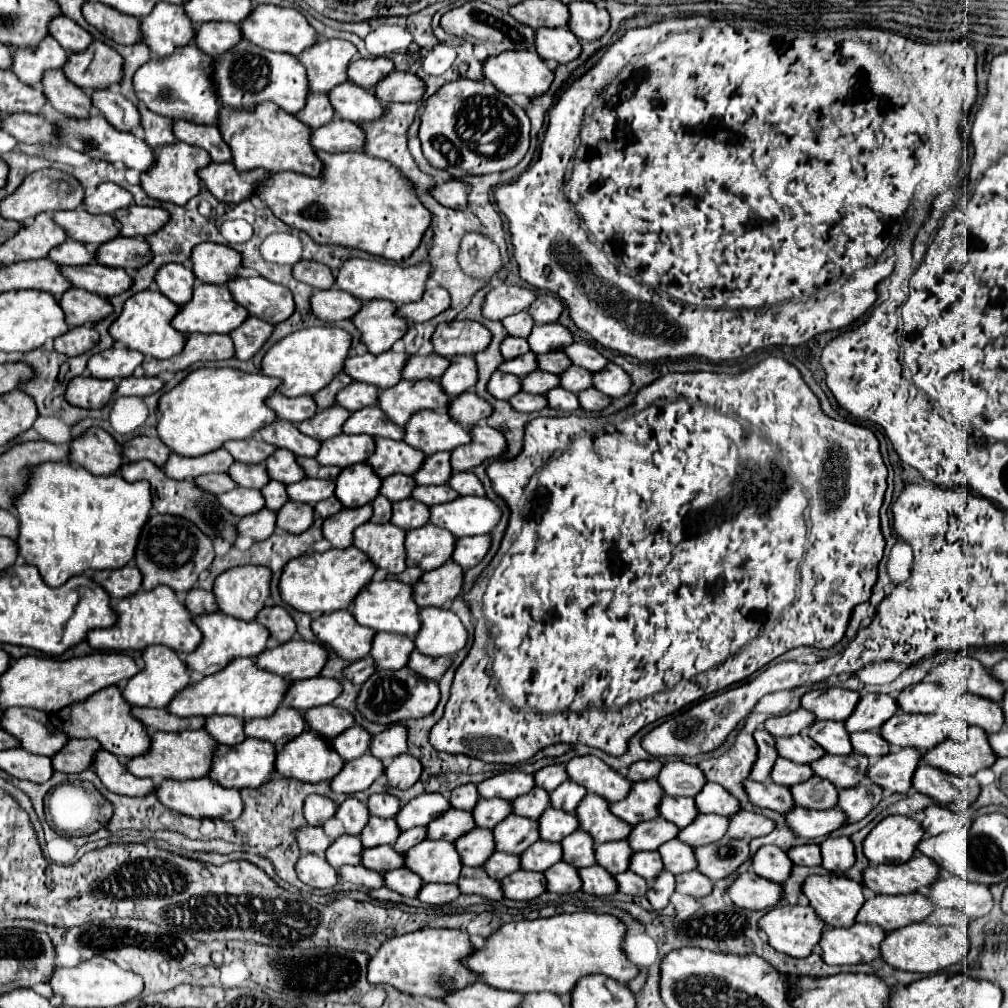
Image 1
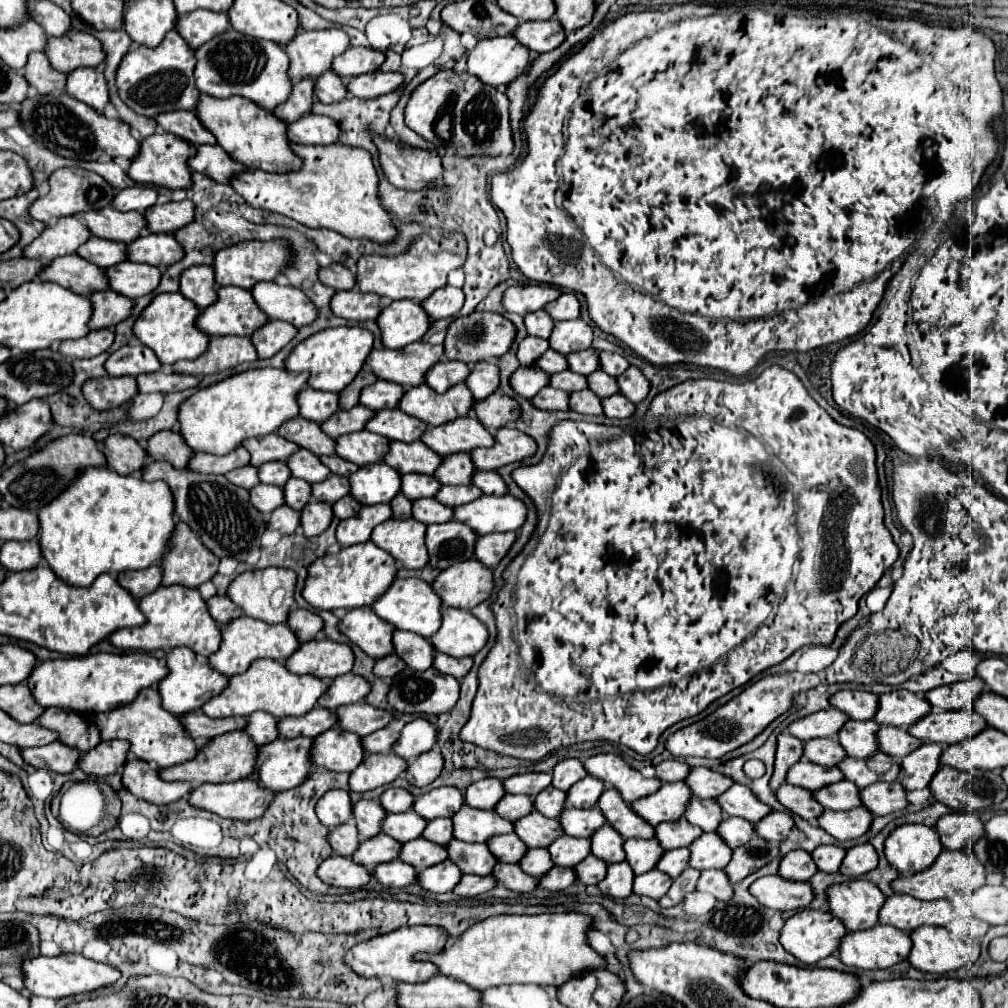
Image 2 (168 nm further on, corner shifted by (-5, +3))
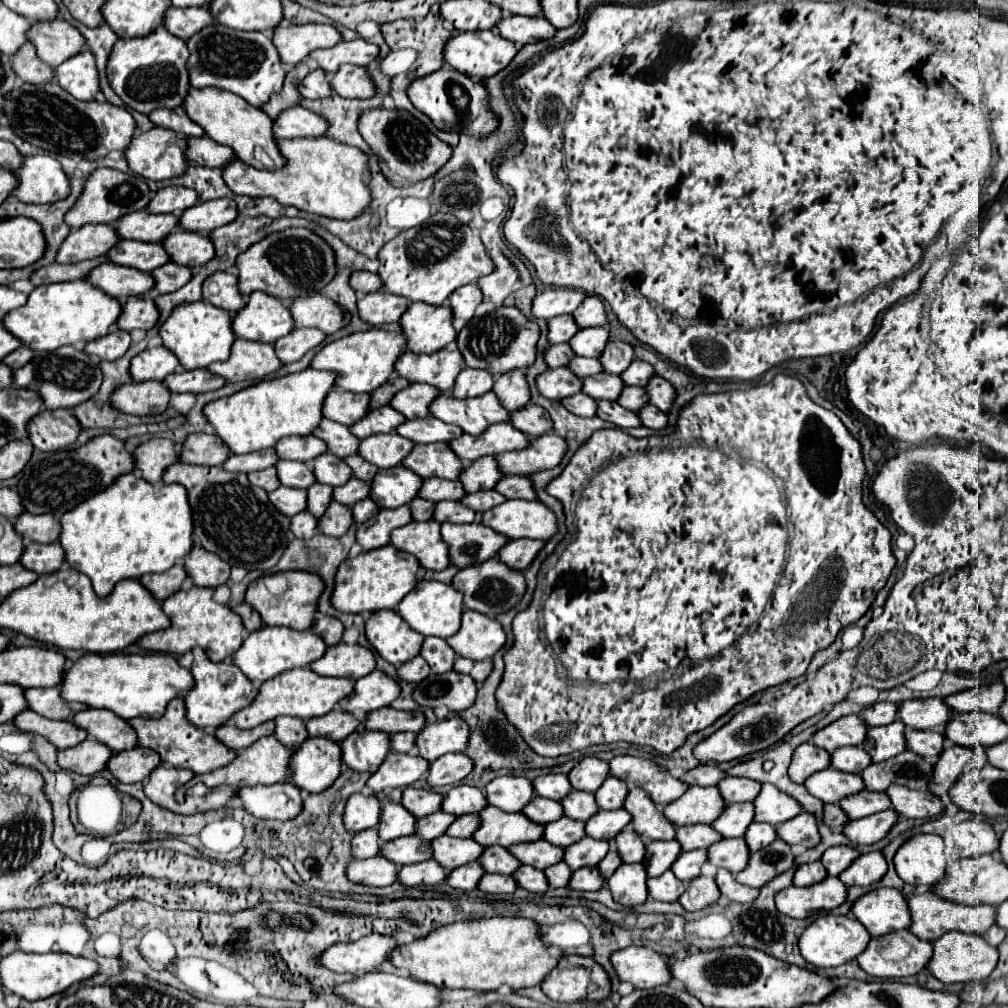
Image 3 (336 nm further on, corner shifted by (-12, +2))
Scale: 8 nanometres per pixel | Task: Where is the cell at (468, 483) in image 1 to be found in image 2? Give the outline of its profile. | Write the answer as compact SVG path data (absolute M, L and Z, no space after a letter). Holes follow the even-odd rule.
M478 471L474 475L472 485L480 487L486 495L506 495L508 493L506 483L502 481L502 477L500 477L498 471Z

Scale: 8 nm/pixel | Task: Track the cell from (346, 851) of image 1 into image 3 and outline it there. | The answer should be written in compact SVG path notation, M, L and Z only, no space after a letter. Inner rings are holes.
M411 834L409 838L395 838L393 842L385 842L379 854L385 856L387 860L393 860L397 866L405 866L405 864L429 860L431 846L427 840Z

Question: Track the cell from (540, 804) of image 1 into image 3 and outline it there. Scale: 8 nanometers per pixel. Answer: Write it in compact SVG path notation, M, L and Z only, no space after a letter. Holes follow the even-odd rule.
M571 790L565 798L561 798L561 806L563 806L565 816L573 820L581 820L581 822L587 822L599 810L593 800L593 794L579 792L579 790Z

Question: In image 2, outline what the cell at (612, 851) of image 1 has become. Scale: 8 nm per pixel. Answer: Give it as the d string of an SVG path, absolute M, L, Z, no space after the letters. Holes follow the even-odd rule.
M628 839L626 841L626 861L632 865L634 873L646 873L656 867L664 849L658 839Z

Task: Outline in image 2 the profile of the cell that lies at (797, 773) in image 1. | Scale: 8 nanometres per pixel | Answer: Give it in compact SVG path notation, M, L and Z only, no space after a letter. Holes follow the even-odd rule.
M802 759L798 765L790 767L786 783L808 789L808 791L818 791L818 789L832 785L832 783L838 783L842 779L844 779L844 775L838 773L838 767L826 769L822 765L814 765L814 763Z

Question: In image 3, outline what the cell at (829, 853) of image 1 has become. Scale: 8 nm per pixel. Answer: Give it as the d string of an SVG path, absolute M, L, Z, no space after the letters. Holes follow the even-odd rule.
M867 852L861 854L847 870L839 874L839 880L845 886L871 886L873 882L881 880L887 872L887 862L881 852Z

